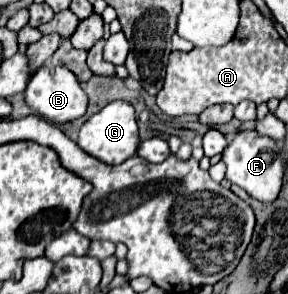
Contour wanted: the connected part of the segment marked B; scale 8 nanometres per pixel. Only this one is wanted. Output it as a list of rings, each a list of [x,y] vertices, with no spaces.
[[[46,66],[42,70],[38,70],[38,74],[34,74],[30,78],[24,94],[26,94],[28,106],[38,116],[42,116],[42,118],[46,118],[48,122],[54,122],[54,124],[64,124],[64,122],[70,122],[70,120],[84,116],[86,106],[88,106],[88,96],[80,88],[78,78],[74,78],[74,74],[66,68],[62,68],[62,66],[58,66],[54,72],[50,72]]]

